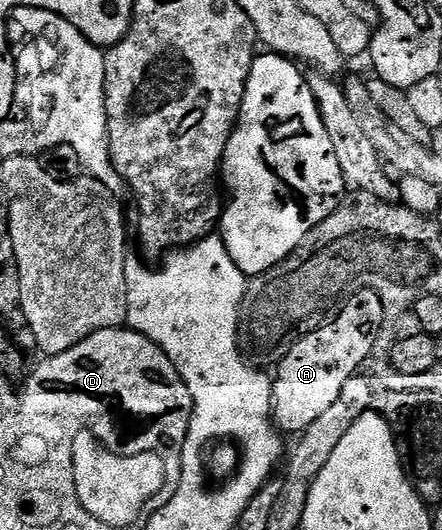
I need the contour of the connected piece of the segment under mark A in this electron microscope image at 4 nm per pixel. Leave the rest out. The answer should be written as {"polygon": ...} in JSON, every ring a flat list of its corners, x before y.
{"polygon":[[363,289,346,302,344,310,329,325,290,347,286,359,275,370,272,383,272,419,281,434,303,434,314,419,334,404,342,387,346,387,346,379,361,372,360,364,371,355,376,336,385,325,382,299,374,291]]}

